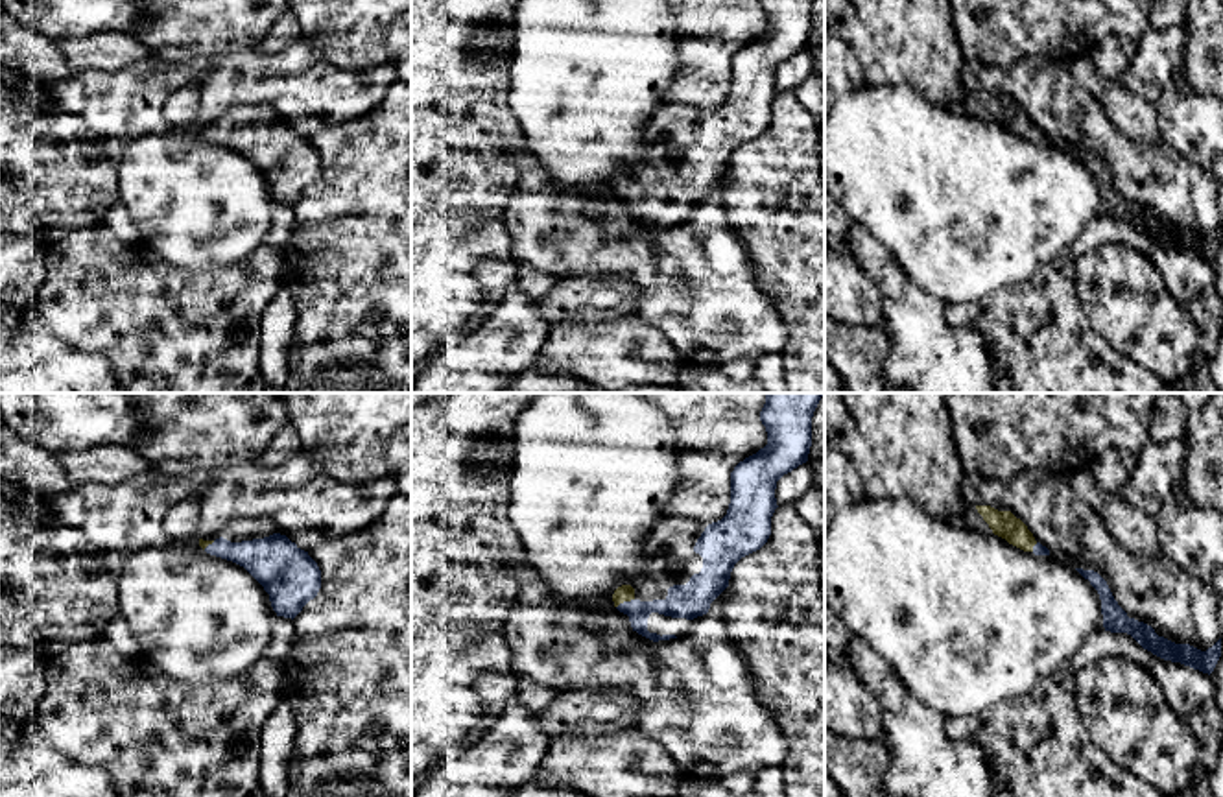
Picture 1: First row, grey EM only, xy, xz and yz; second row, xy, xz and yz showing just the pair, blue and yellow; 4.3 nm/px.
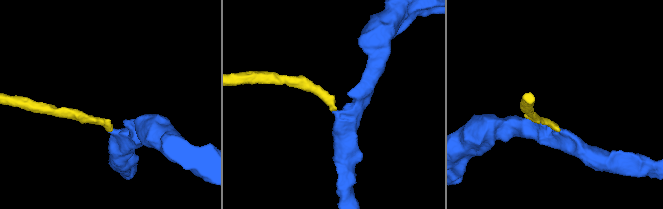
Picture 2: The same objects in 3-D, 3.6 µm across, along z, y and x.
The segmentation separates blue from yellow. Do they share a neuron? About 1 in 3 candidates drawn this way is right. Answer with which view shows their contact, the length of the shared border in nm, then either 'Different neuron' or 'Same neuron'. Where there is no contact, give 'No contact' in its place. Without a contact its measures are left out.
Touches blue in xz. Shared border 90 nm. Same neuron

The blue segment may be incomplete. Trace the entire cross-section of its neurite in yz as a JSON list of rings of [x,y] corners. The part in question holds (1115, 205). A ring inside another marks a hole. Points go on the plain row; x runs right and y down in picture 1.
[[[1083,155],[1075,157],[1088,166],[1099,181],[1105,218],[1127,220],[1144,236],[1164,247],[1181,249],[1208,262],[1214,258],[1221,244],[1221,225],[1206,238],[1201,238],[1190,231],[1175,231],[1164,223],[1158,223],[1151,212],[1127,203],[1127,199],[1114,186],[1107,168],[1098,159]]]

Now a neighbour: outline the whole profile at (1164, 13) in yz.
[[[1153,0],[1149,9],[1151,30],[1170,30],[1186,22],[1190,0]]]

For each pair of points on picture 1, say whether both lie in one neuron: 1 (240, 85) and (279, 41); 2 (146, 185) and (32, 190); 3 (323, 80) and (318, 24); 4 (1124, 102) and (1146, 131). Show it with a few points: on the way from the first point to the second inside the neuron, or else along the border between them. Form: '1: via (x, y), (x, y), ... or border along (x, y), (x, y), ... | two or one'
1: border along (299, 37), (275, 52), (261, 52), (255, 47) | two
2: border along (126, 144), (120, 155), (117, 200) | two
3: border along (301, 37), (340, 67), (364, 67) | two
4: via (1126, 109), (1140, 124) | one

